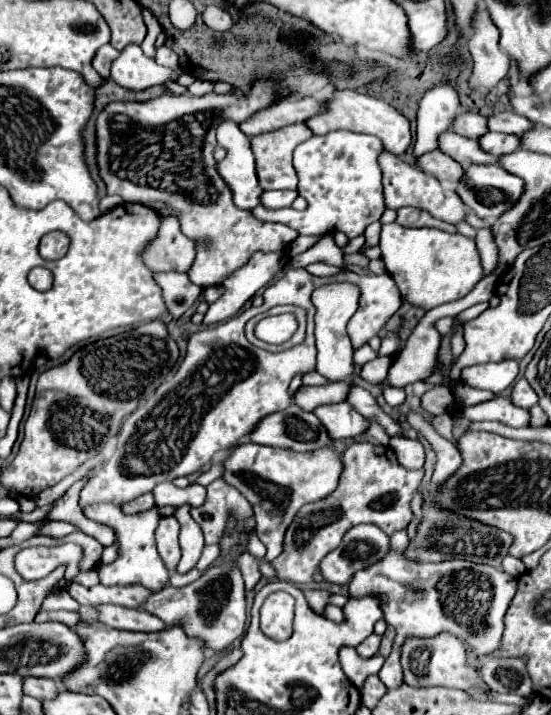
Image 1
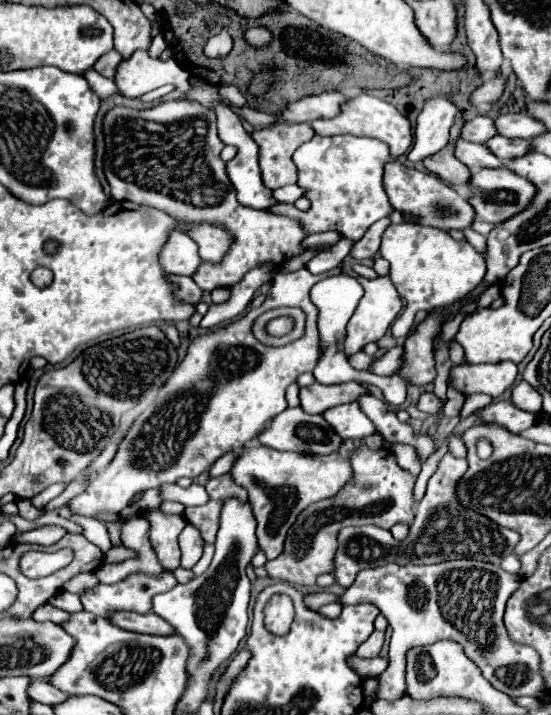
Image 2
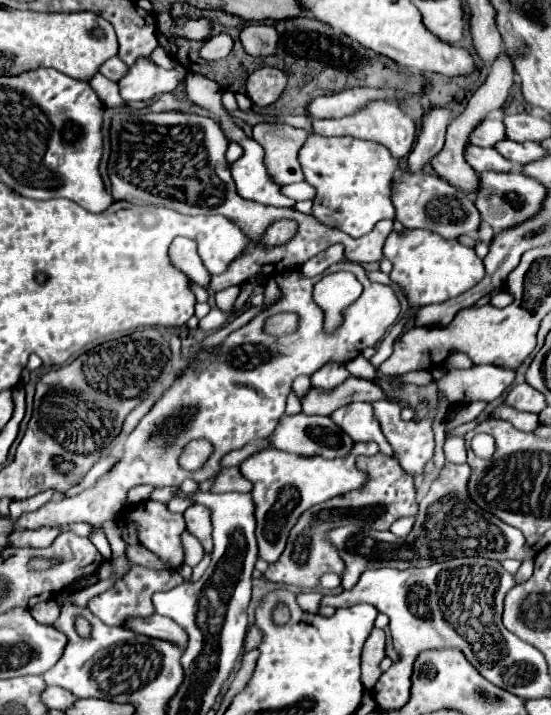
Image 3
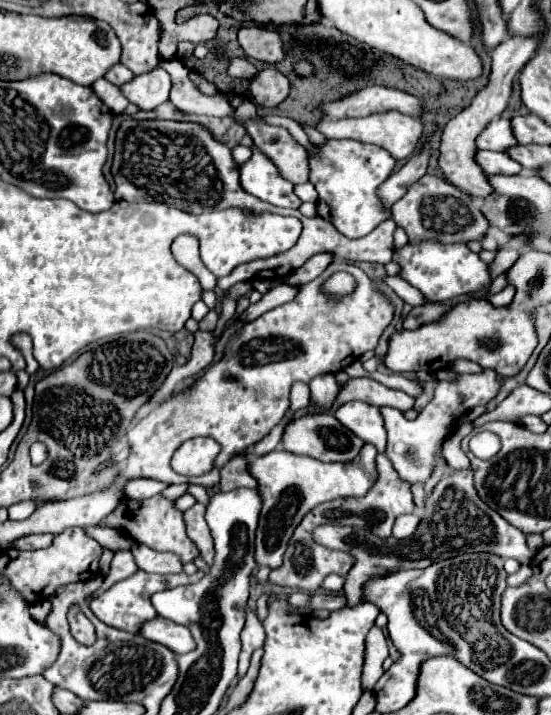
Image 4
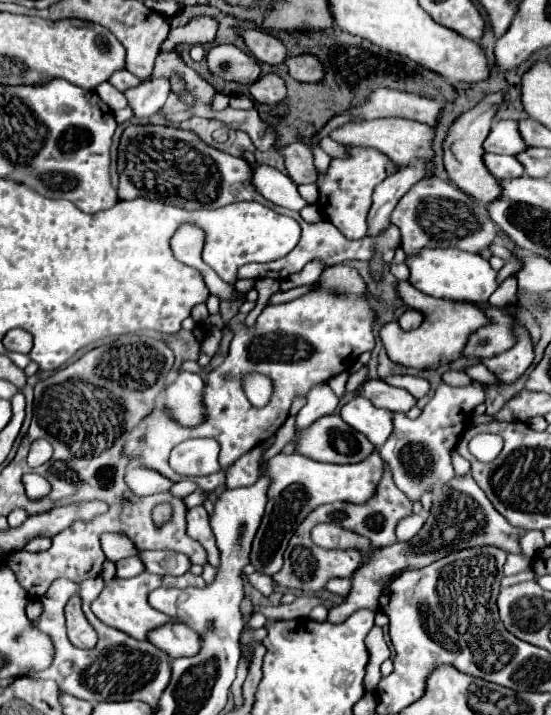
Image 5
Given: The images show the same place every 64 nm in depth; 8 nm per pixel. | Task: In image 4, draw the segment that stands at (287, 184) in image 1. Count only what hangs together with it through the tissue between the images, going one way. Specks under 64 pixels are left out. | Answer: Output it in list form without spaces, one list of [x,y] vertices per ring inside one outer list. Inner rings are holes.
[[[246,98],[242,102],[244,104],[238,106],[234,118],[246,126],[254,144],[260,146],[260,150],[274,162],[282,178],[286,178],[292,184],[306,182],[308,180],[308,160],[306,160],[304,146],[300,146],[286,128],[256,122],[254,120],[256,106],[250,104],[250,100]]]

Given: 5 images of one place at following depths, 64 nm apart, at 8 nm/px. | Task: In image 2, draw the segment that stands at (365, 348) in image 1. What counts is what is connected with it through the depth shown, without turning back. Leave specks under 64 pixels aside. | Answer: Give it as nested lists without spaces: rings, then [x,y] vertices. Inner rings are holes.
[[[360,350],[349,358],[350,364],[360,371],[366,371],[372,363],[372,358],[363,350]]]

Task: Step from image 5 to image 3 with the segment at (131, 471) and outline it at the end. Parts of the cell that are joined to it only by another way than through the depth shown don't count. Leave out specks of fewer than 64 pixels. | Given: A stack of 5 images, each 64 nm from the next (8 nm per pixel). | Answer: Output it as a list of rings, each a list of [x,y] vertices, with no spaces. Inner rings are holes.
[[[136,486],[128,492],[128,504],[134,506],[134,504],[142,504],[148,500],[148,492],[152,492],[154,488],[152,486]]]

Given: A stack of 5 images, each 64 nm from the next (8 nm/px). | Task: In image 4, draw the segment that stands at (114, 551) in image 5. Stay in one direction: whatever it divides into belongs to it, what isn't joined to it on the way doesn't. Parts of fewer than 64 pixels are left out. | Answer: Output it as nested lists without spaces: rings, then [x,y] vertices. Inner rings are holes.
[[[86,526],[84,532],[90,534],[94,540],[98,540],[102,546],[106,546],[106,548],[110,548],[110,550],[130,548],[130,544],[132,544],[132,538],[130,538],[126,532],[120,532],[120,530],[100,528],[100,526]]]

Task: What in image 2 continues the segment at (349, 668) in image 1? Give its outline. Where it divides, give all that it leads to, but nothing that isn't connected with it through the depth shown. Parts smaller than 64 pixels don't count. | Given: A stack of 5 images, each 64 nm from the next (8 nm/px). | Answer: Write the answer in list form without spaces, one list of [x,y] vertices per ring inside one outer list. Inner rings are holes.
[[[354,654],[350,658],[350,666],[356,670],[360,680],[364,680],[368,676],[380,676],[386,670],[388,660],[386,658],[360,658]]]

